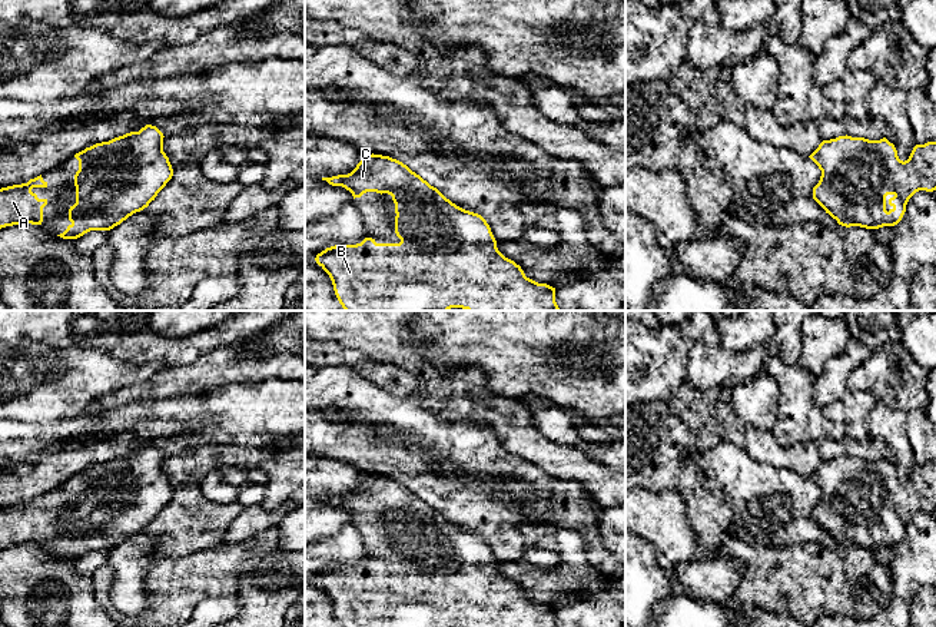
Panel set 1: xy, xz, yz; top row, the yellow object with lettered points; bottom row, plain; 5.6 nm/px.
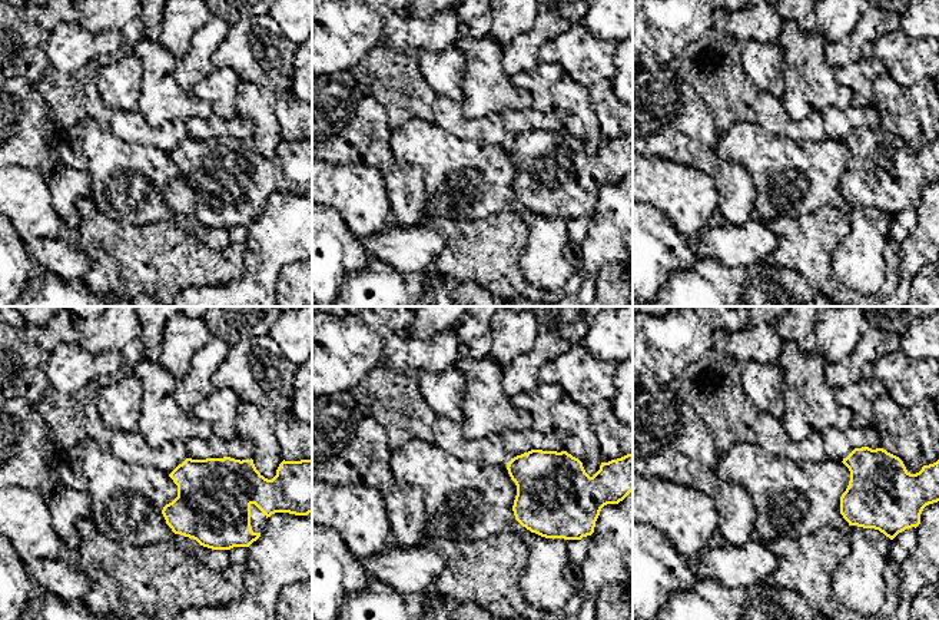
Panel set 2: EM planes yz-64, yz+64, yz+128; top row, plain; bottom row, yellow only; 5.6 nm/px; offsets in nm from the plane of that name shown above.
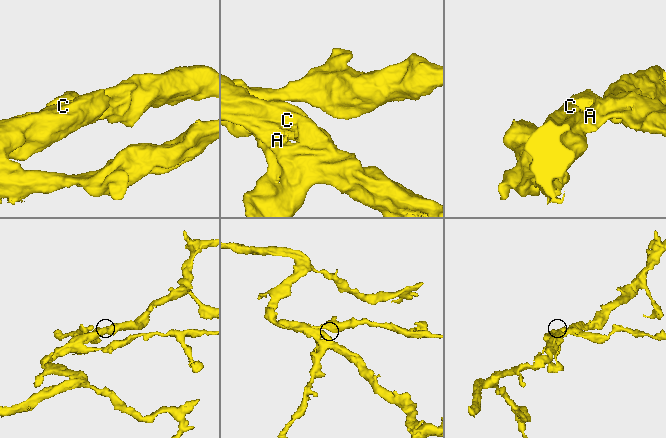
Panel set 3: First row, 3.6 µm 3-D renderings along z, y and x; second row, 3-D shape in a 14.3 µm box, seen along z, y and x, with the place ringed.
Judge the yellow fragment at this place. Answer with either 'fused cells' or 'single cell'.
single cell

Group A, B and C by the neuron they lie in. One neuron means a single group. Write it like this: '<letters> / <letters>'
A B C

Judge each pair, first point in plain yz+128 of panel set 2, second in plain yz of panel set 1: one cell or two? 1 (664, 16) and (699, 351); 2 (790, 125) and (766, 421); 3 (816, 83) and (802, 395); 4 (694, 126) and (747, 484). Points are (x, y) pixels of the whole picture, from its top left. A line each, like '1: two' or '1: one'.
1: two
2: two
3: one
4: two

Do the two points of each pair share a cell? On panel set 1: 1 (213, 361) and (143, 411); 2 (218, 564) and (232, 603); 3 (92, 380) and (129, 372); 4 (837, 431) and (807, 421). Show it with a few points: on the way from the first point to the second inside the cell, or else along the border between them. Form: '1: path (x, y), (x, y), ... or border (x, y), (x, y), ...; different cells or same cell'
1: border (196, 391), (155, 398); different cells
2: border (235, 594), (202, 599), (196, 604); different cells
3: path (100, 374), (120, 374); same cell
4: path (830, 430), (815, 425); same cell

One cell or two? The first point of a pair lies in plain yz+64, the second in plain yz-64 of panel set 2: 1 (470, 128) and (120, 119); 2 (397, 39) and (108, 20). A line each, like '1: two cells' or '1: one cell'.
1: one cell
2: two cells

